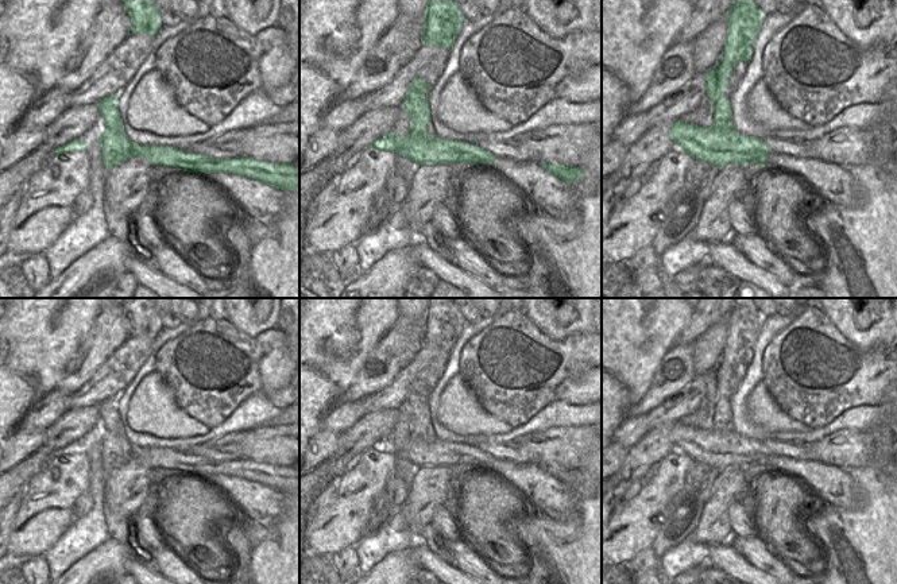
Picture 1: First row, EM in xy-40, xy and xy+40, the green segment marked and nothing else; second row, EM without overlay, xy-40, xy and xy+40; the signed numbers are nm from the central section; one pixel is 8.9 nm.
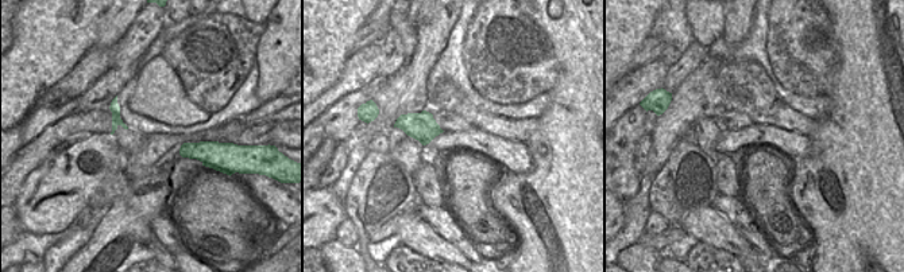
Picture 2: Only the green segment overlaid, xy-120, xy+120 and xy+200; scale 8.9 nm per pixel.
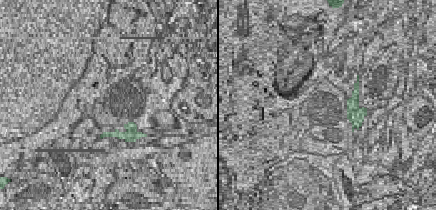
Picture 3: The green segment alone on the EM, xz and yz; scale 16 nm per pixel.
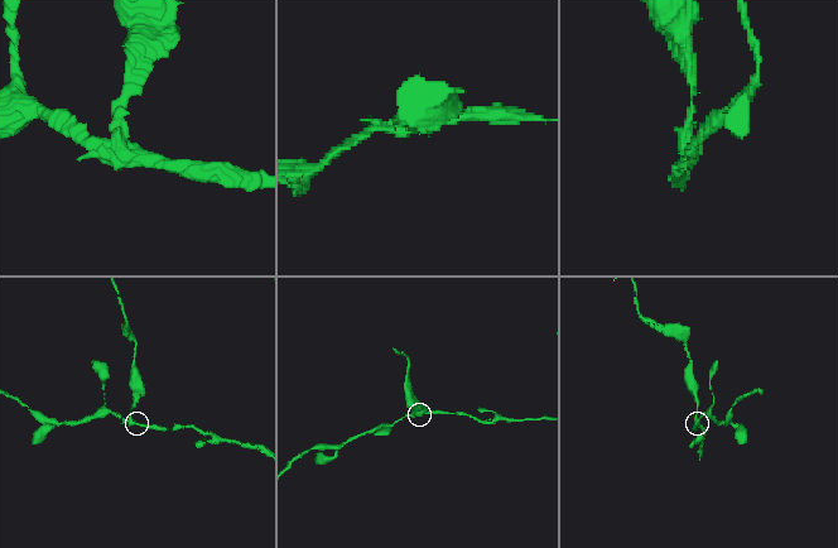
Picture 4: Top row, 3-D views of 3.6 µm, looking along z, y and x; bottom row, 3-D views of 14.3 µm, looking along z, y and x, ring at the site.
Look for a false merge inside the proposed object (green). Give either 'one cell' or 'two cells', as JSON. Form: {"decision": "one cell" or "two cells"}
{"decision": "two cells"}

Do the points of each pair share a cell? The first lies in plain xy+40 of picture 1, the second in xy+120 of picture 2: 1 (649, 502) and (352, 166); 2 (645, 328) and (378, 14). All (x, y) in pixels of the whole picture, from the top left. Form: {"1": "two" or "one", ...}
{"1": "two", "2": "two"}

